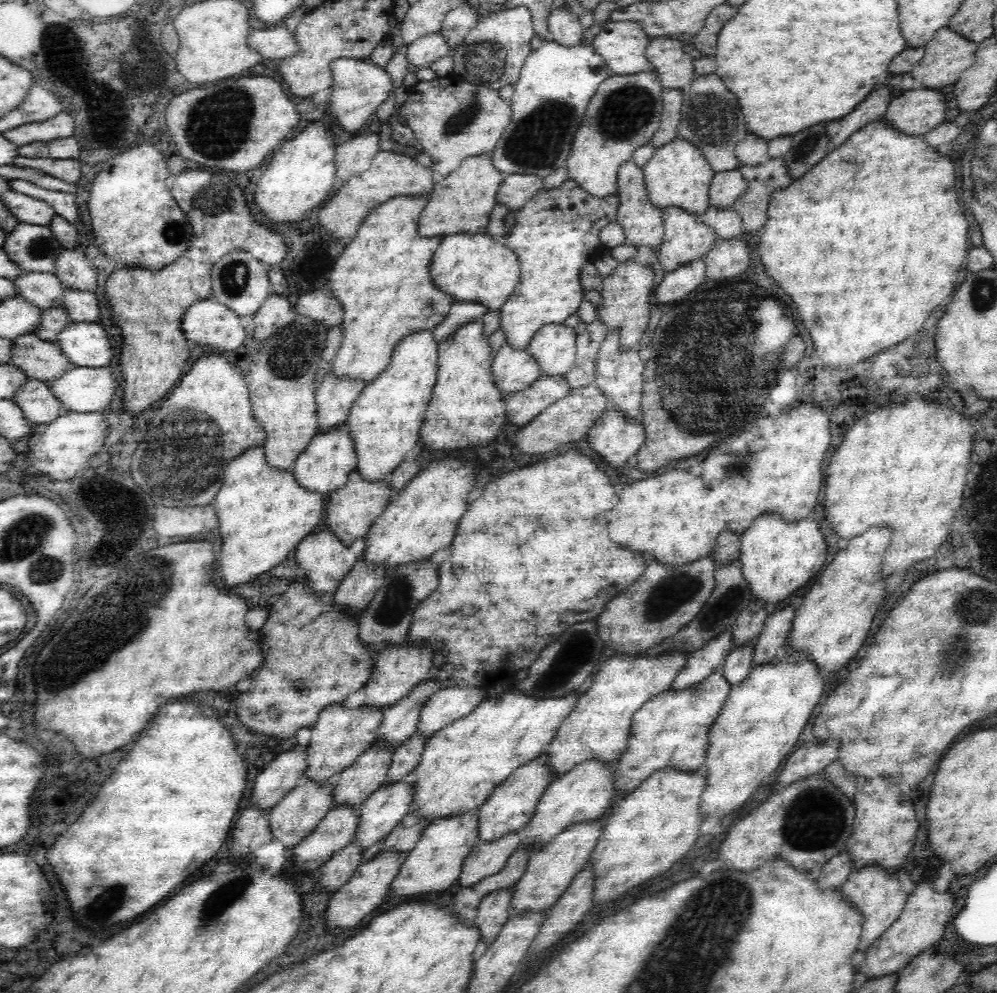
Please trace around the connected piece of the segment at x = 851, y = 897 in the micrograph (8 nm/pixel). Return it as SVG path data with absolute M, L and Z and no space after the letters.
M868 864L864 868L856 869L840 886L841 894L845 896L847 902L853 904L861 912L865 920L857 950L867 950L902 914L909 894L900 884L898 873L901 870L904 870L904 867L898 868L897 872L889 872L886 868L881 868L879 864Z

